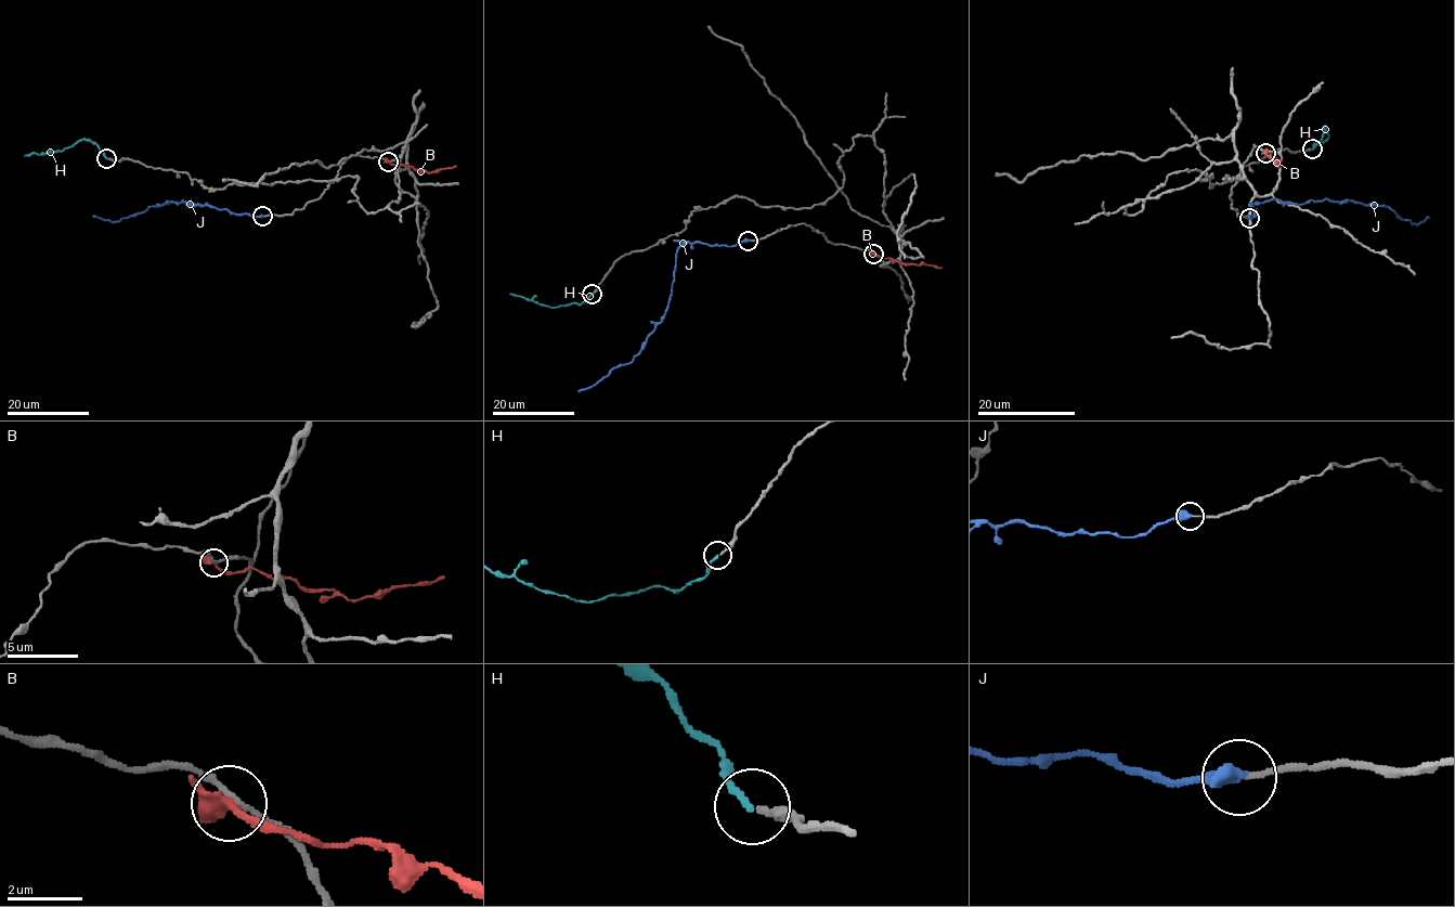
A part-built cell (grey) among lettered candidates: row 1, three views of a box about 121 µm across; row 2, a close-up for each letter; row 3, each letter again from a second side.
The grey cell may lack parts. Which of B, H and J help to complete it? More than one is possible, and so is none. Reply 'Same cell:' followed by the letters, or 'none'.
Same cell: H, J

